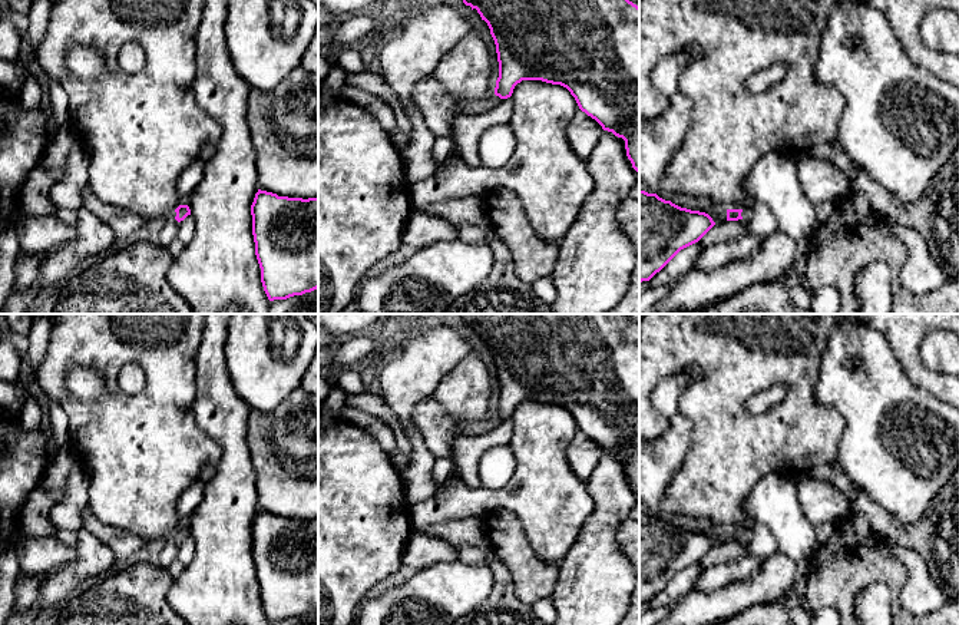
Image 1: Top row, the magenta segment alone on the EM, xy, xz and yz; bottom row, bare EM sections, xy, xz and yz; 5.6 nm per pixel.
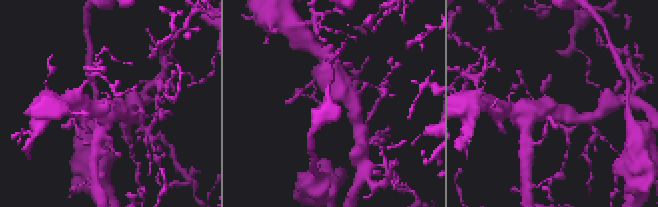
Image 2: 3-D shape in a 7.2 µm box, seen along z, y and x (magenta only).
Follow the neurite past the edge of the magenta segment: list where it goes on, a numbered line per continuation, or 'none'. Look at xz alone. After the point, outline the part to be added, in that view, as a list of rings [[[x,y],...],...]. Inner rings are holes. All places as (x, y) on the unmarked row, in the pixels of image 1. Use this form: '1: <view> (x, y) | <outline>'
1: xz (439, 430) | [[[430,397],[416,403],[411,421],[421,433],[430,453],[436,459],[442,459],[450,457],[453,443],[459,436],[474,437],[487,433],[500,423],[500,419],[493,416],[483,421],[456,420],[447,416],[442,406]]]

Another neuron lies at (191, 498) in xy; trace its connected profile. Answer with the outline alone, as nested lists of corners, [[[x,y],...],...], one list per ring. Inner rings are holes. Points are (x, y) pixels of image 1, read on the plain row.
[[[195,482],[192,483],[179,497],[176,510],[179,515],[179,519],[188,519],[196,509],[196,506],[201,503],[204,497],[204,489],[205,483],[204,482]]]

